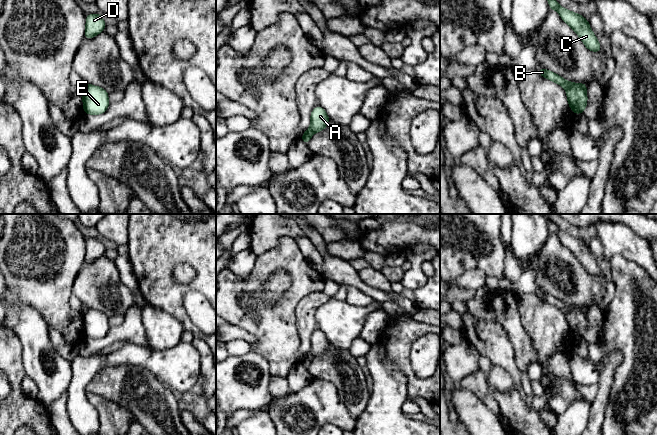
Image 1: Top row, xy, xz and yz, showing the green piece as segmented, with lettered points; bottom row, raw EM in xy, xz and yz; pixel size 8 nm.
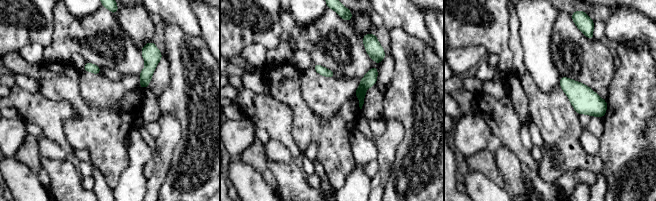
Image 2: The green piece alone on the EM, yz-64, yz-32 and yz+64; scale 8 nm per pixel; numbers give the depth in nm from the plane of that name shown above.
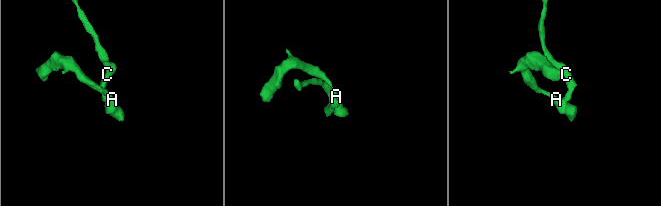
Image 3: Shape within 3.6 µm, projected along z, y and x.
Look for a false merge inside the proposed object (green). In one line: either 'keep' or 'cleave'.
cleave

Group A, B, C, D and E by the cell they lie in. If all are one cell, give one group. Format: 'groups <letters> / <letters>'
groups A B E / C D

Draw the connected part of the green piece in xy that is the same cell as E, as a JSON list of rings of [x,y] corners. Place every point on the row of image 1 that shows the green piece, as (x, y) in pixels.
[[[88,85],[86,88],[82,89],[82,98],[85,114],[103,114],[107,111],[110,103],[108,92],[94,85]]]

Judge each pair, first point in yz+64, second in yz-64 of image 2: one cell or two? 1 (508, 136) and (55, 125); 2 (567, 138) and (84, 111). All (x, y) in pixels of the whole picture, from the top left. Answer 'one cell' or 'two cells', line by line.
1: one cell
2: two cells

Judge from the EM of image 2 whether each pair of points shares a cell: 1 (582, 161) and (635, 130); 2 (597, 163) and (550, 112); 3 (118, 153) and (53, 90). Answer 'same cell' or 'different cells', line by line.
1: different cells
2: same cell
3: same cell

